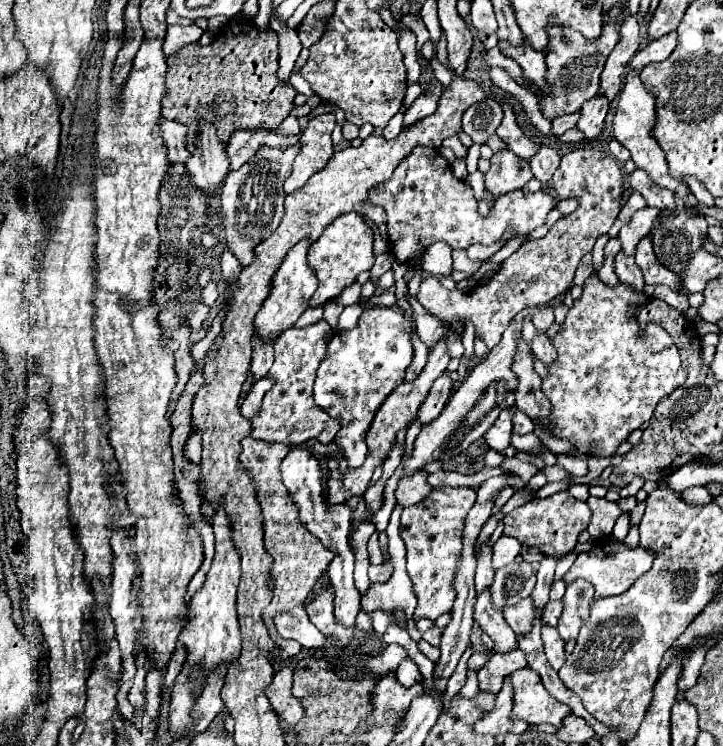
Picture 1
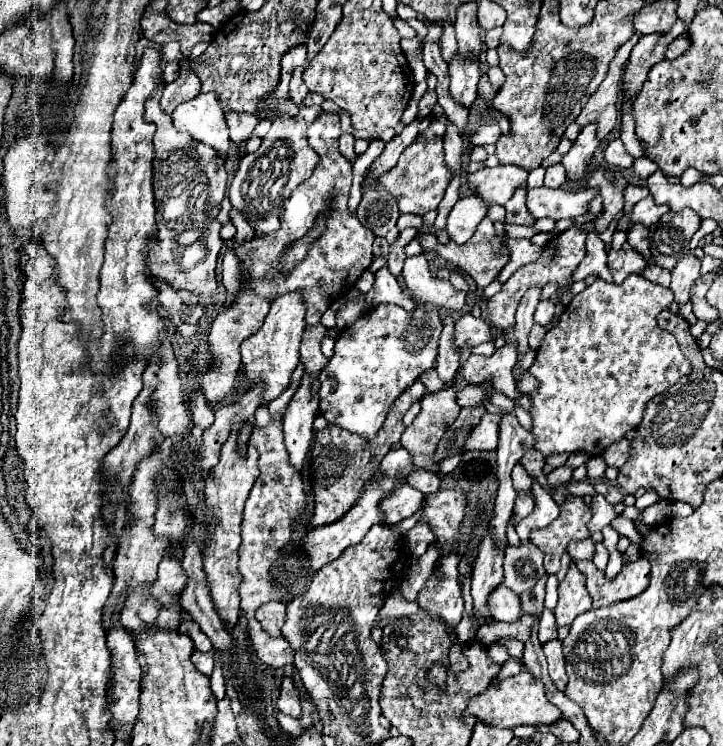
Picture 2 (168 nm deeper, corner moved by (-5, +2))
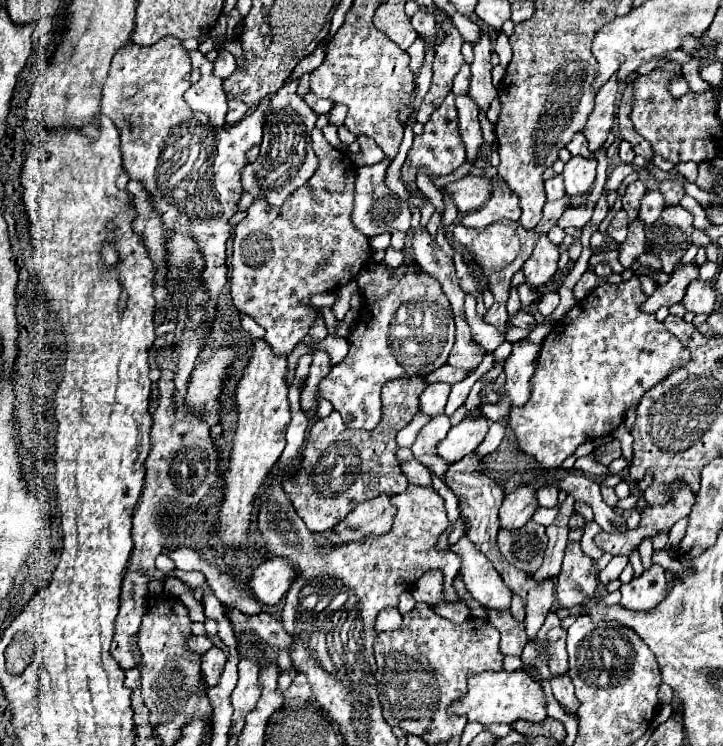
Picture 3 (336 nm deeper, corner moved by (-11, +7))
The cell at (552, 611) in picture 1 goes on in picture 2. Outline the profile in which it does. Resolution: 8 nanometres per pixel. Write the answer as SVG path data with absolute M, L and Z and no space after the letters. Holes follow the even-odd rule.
M543 609L541 621L539 621L539 641L547 643L551 639L557 639L557 623L555 613L551 609Z

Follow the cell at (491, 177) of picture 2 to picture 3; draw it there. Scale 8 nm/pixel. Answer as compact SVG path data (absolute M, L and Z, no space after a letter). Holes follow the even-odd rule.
M465 176L457 182L447 184L443 190L449 192L457 210L467 214L479 210L489 200L493 192L493 180L487 180L483 176Z

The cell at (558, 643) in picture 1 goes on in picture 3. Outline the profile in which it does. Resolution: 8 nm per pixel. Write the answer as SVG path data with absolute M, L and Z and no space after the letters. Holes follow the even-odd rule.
M567 674L559 676L559 678L553 678L551 680L551 688L553 688L553 696L555 700L565 708L567 714L575 714L577 708L577 698L575 698L575 692L573 692L573 684L571 684L571 678Z

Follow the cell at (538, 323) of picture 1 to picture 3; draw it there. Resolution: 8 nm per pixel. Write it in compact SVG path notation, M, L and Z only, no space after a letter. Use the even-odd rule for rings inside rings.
M551 292L551 294L545 294L545 296L541 298L541 302L537 304L537 308L539 308L539 312L541 312L543 316L549 316L549 314L557 308L557 304L559 304L559 294L557 294L557 292Z

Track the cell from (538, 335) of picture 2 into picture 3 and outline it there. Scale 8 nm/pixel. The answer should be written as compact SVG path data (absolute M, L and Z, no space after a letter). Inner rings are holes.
M519 310L515 316L509 318L509 324L511 324L511 326L519 326L519 328L527 328L527 330L531 330L531 328L535 326L535 318L533 318L529 312Z

